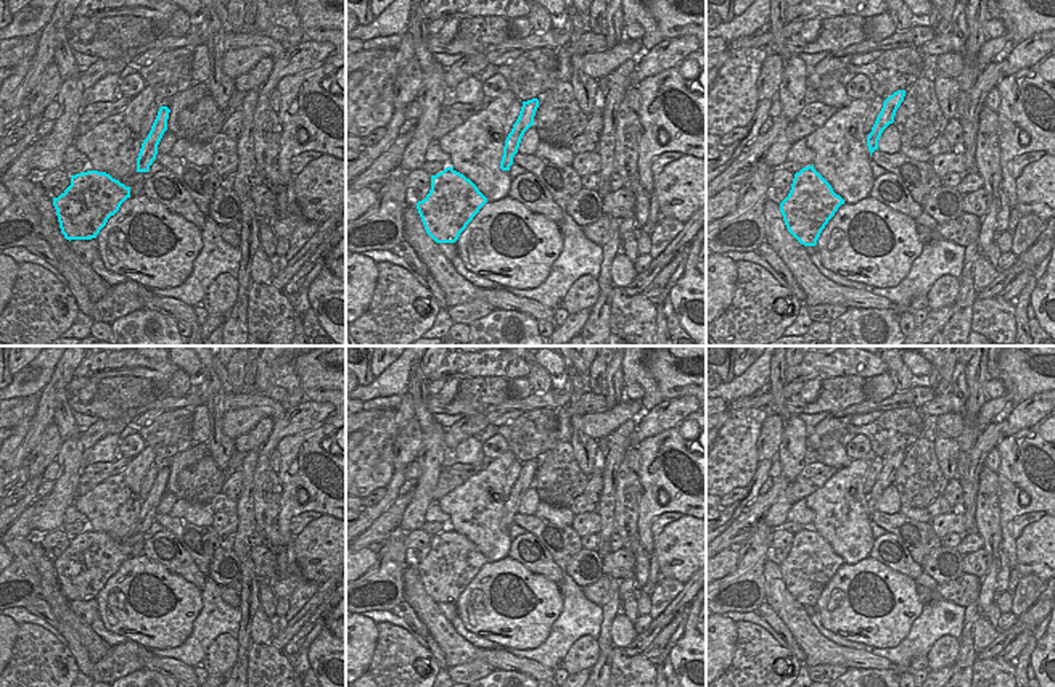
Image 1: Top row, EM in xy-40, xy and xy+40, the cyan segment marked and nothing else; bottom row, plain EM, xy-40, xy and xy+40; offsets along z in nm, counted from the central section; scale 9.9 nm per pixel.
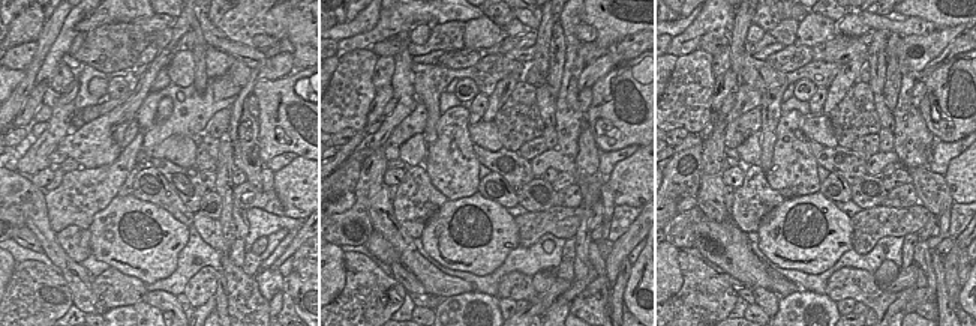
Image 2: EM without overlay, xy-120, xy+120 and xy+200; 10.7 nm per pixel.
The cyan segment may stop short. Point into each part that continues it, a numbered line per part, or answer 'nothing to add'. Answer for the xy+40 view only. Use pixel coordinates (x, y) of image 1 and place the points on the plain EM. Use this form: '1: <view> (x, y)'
nothing to add

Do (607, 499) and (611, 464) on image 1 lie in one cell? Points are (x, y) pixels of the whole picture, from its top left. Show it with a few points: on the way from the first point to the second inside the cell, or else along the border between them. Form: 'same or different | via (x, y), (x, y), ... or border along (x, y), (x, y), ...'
same | via (608, 491), (610, 472)

